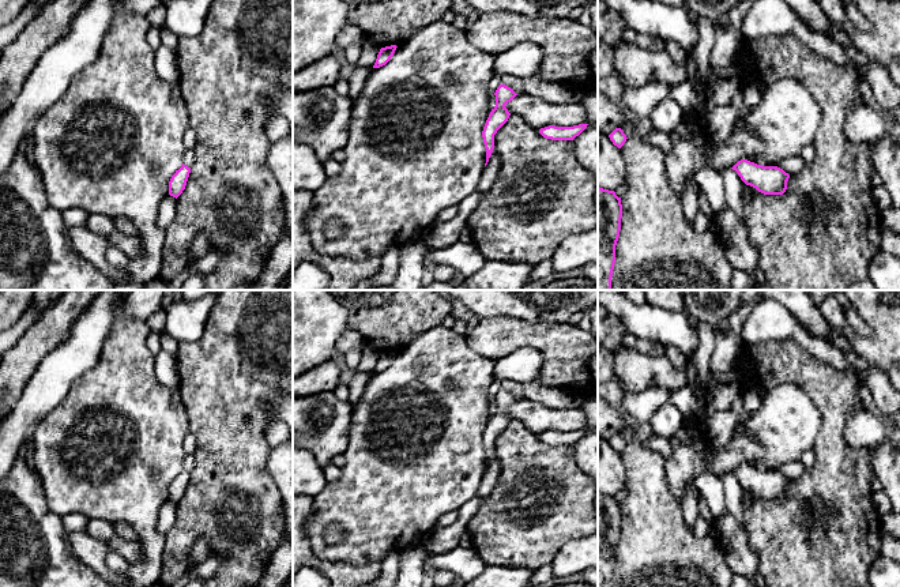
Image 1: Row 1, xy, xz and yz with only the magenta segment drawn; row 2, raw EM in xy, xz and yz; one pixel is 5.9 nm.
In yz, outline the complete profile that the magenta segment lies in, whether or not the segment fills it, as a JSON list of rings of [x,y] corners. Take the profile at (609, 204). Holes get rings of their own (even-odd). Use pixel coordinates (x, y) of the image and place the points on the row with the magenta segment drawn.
[[[598,187],[598,290],[611,290],[621,218],[621,197]]]

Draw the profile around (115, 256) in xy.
[[[110,244],[106,248],[105,259],[110,266],[118,268],[127,267],[127,264],[129,263],[127,255],[124,255],[117,247]]]

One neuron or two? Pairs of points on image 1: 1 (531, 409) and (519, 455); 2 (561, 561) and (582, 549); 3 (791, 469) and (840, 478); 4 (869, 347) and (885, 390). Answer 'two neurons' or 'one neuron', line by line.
1: two neurons
2: one neuron
3: two neurons
4: two neurons

